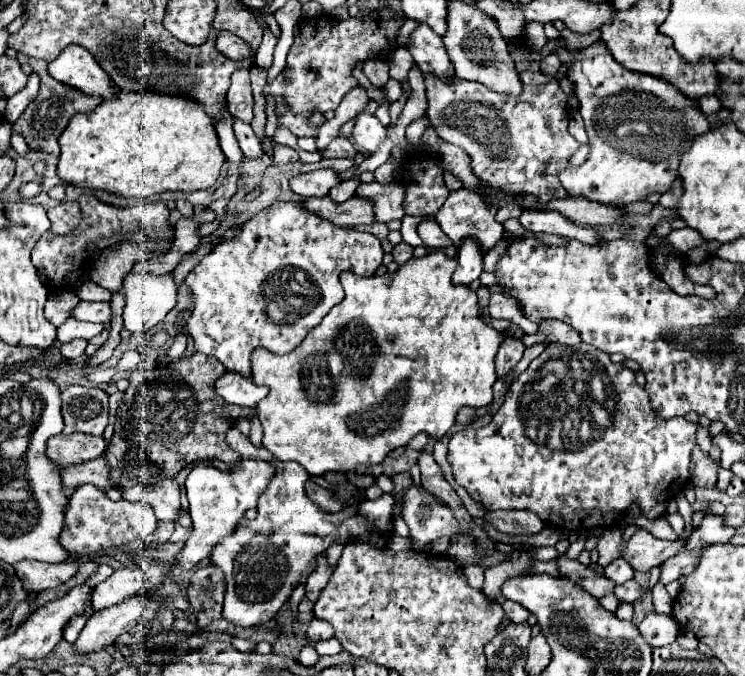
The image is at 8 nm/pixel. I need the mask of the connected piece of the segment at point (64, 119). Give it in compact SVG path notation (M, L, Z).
M21 52L17 54L19 62L27 62L41 78L41 88L39 88L39 94L35 98L33 104L27 106L27 110L19 116L19 120L13 124L13 132L21 132L27 140L27 146L29 148L43 148L51 154L59 154L59 144L57 144L57 138L61 136L61 132L65 130L67 122L71 120L73 114L77 112L91 112L97 104L101 104L101 96L89 96L73 86L67 86L67 84L61 84L57 80L53 80L49 74L47 74L47 62L43 60L37 60L37 58L31 58L31 56L23 56Z

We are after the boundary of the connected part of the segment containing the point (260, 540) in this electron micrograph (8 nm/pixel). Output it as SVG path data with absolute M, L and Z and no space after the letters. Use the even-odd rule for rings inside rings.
M275 462L275 466L277 474L258 500L257 518L243 518L235 534L219 542L211 552L211 562L225 572L227 582L222 618L241 628L267 624L283 602L289 600L293 588L305 582L315 566L315 556L325 552L333 540L343 544L351 538L371 542L373 536L373 540L379 540L379 546L385 546L393 534L391 494L383 494L377 500L361 500L361 506L353 504L335 514L327 514L307 498L305 484L310 475L303 466L297 462Z

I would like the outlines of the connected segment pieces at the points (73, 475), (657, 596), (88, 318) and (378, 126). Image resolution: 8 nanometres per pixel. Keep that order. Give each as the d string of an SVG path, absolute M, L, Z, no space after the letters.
M103 456L83 462L83 464L73 464L67 468L59 468L59 476L65 488L75 488L79 484L93 484L97 488L109 488L109 470L107 470L107 462Z
M658 582L652 589L652 603L654 610L659 614L671 614L673 599L670 597L665 586Z
M79 302L73 310L73 316L85 322L101 322L105 326L111 326L113 308L111 302Z
M361 112L355 122L353 138L361 148L365 148L369 154L373 154L385 142L387 126L383 126L373 114Z

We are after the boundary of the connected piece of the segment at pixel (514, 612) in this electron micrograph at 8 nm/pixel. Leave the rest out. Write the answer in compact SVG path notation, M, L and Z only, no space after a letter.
M505 600L503 602L503 608L505 608L505 614L507 614L507 618L511 622L525 622L529 618L529 610L525 610L523 606L519 606L513 600Z

